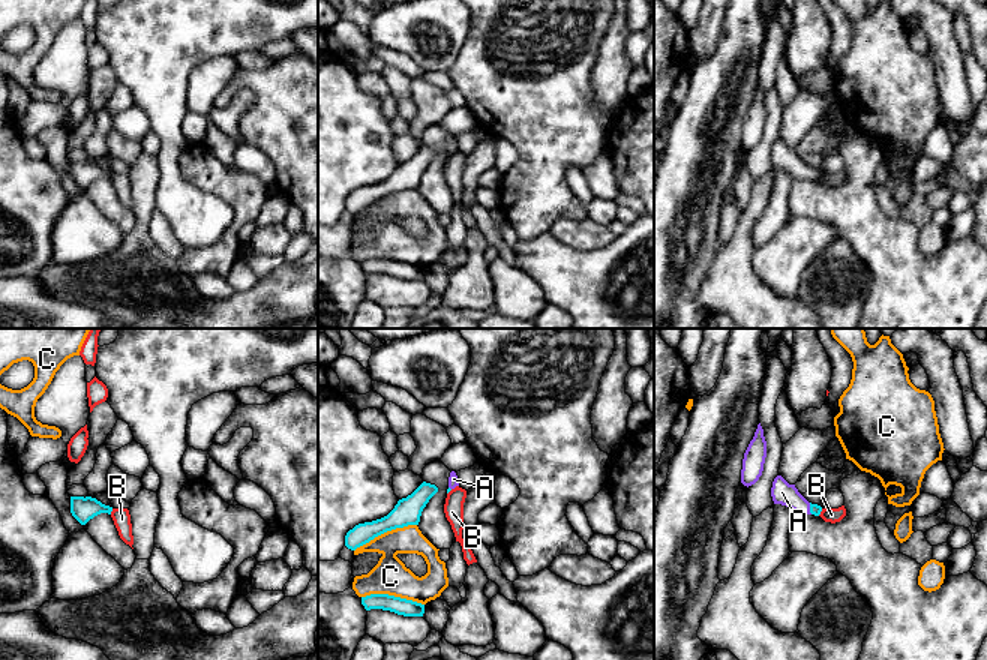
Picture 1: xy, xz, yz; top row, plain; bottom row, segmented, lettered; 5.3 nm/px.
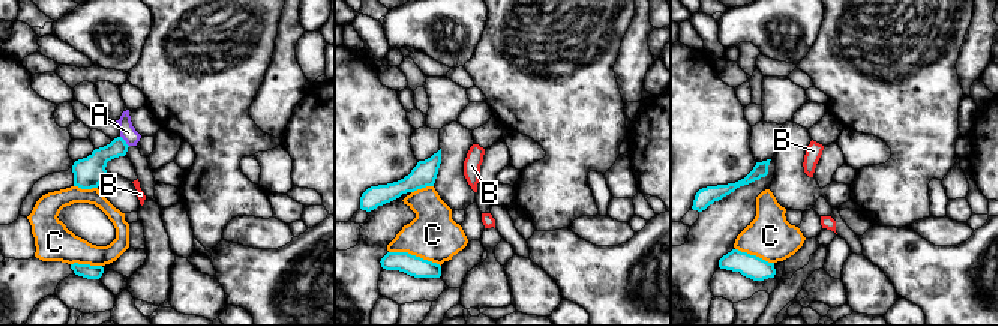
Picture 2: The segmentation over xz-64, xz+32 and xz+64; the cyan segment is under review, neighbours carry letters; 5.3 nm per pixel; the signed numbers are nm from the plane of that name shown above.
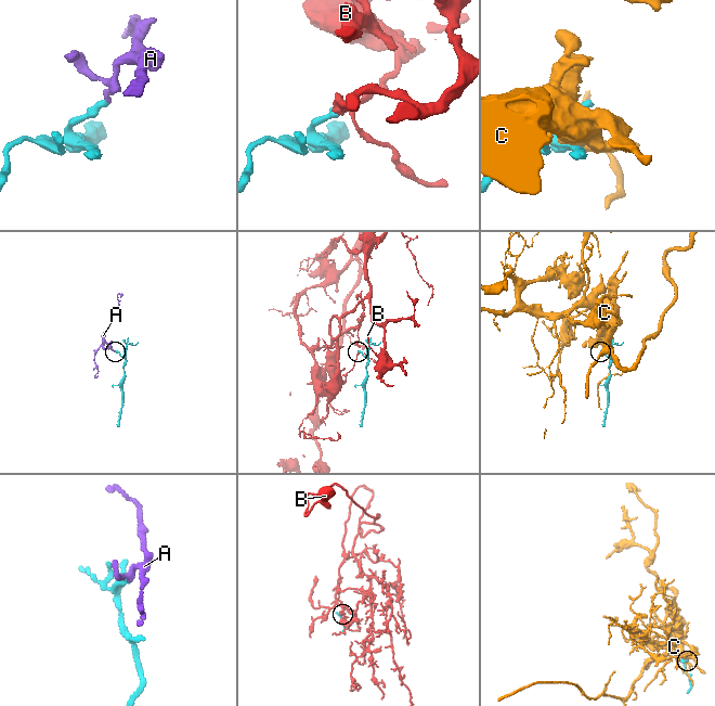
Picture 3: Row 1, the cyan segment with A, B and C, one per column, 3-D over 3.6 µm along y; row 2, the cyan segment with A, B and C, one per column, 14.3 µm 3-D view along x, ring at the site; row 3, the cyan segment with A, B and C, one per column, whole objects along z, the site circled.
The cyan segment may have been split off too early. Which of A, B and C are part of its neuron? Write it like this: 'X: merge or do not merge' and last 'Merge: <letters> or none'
A: merge
B: do not merge
C: do not merge
Merge: A

